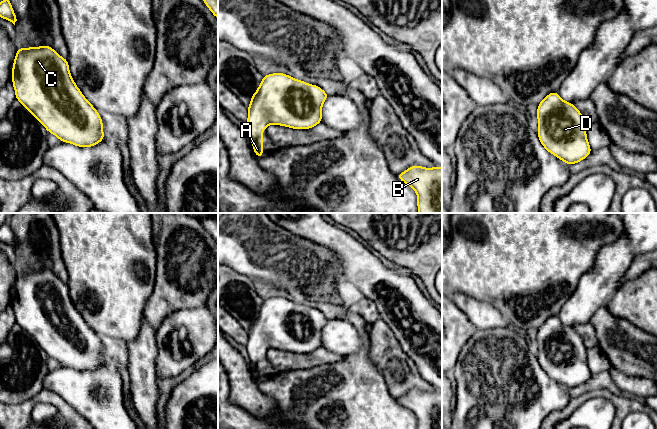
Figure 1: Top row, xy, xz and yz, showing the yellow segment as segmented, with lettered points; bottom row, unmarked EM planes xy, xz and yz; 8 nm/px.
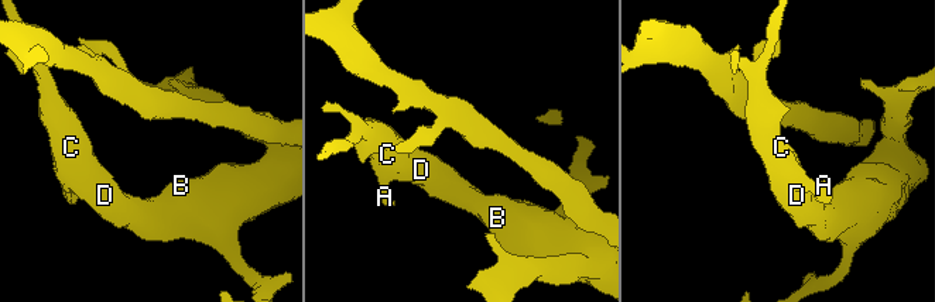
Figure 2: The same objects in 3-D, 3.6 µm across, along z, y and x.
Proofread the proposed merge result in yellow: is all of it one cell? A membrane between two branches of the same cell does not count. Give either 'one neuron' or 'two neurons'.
one neuron

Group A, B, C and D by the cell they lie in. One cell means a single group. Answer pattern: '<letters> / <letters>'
A B C D

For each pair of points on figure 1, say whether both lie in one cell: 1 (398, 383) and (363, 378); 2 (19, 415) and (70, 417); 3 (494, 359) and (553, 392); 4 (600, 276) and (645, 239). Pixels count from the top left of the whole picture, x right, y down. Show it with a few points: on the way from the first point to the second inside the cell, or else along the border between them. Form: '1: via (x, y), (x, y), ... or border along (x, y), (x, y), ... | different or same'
1: border along (372, 361), (382, 375), (388, 391), (395, 398) | different
2: via (33, 401), (39, 398), (53, 398), (60, 403) | same
3: via (509, 374), (522, 381), (533, 392), (538, 392) | same
4: via (611, 265), (634, 242) | same

